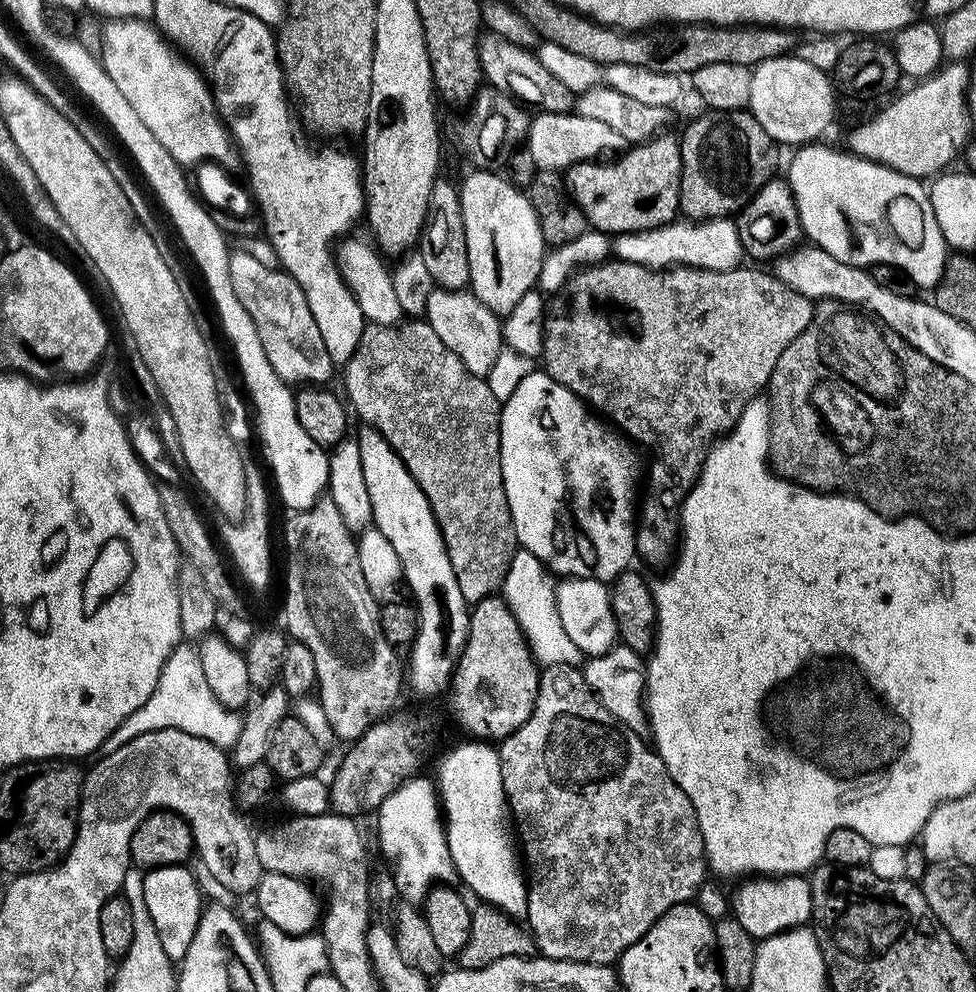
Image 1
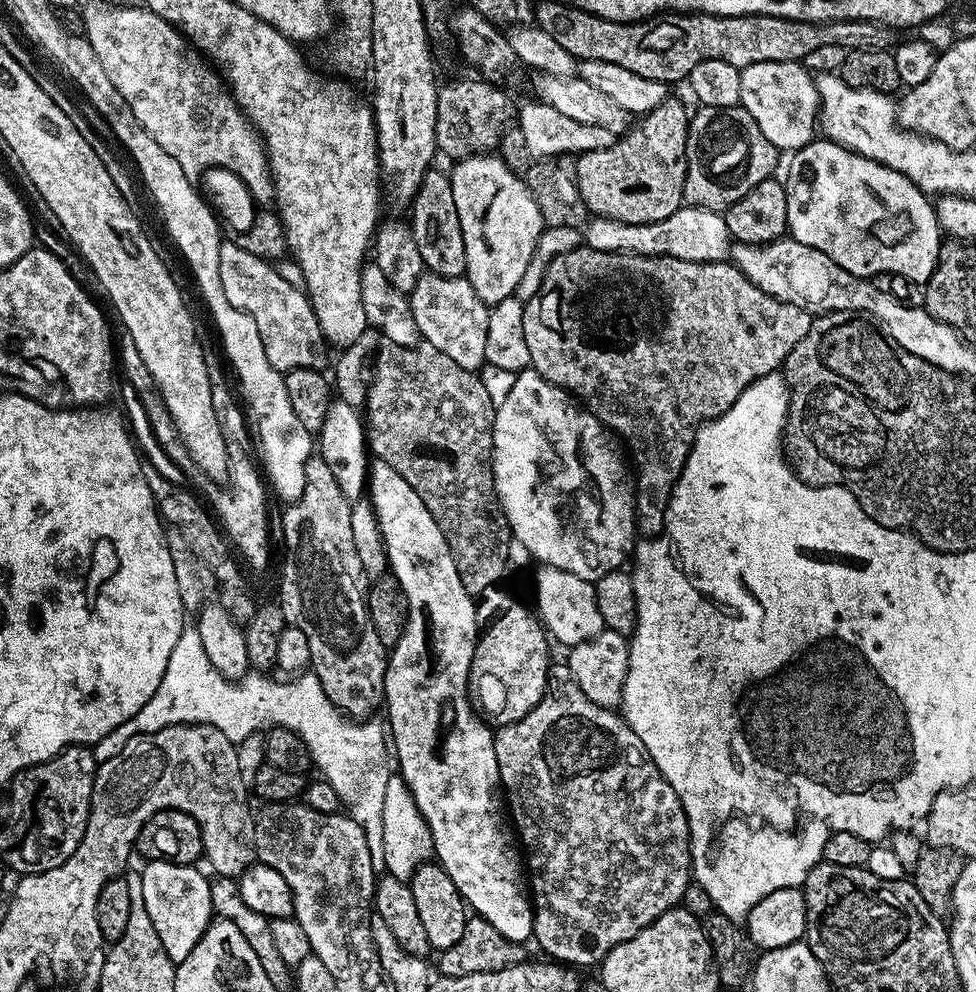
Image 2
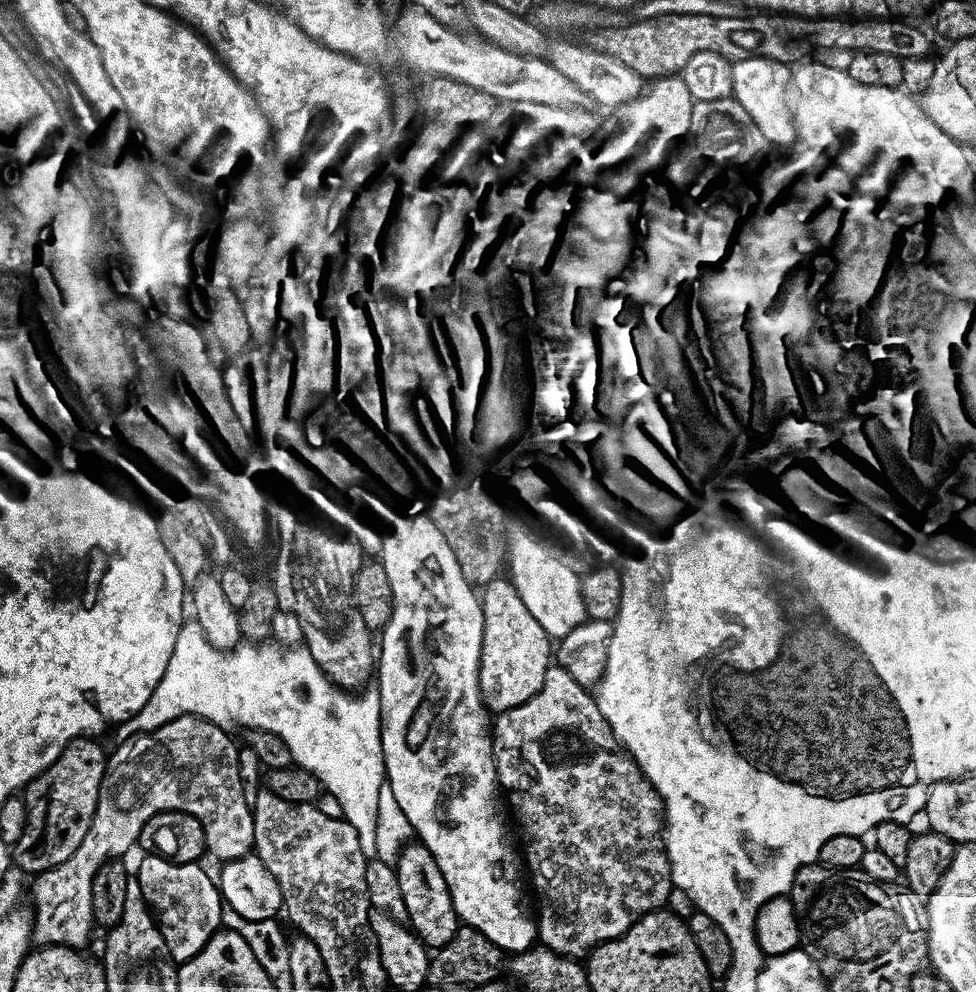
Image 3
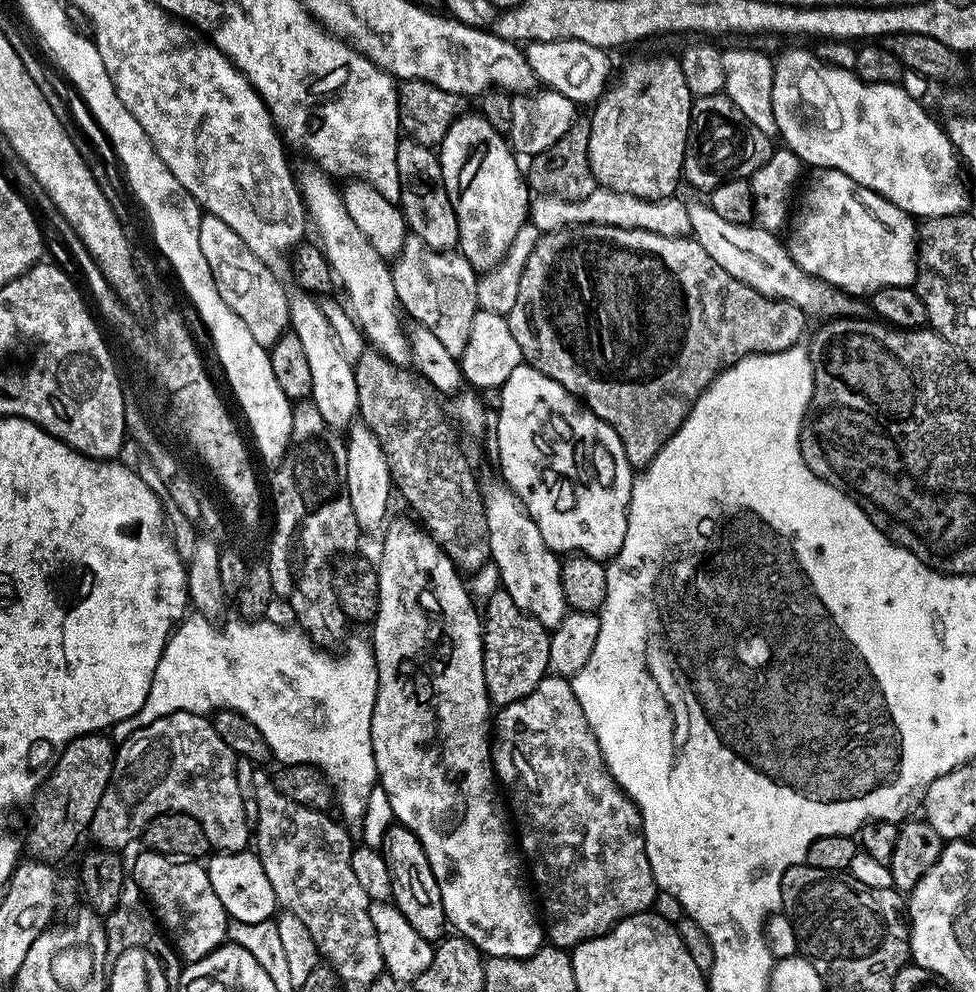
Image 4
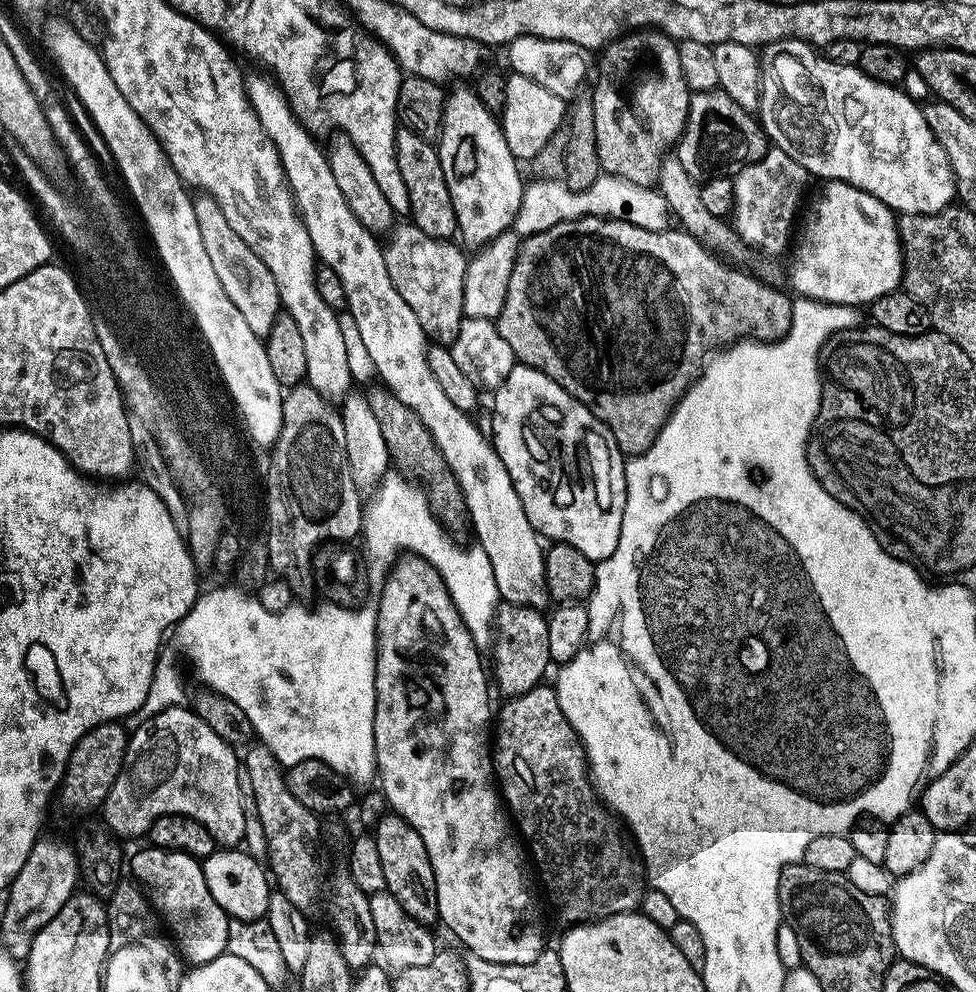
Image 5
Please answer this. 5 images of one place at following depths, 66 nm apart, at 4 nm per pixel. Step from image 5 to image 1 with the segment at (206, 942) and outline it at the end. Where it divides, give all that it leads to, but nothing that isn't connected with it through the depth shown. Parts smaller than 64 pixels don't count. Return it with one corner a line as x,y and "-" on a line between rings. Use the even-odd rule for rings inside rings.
184,866
154,868
144,872
146,907
158,932
159,941
173,962
184,959
186,950
190,950
190,941
194,939
194,930
198,930
200,914
206,904
202,899
199,886
191,871

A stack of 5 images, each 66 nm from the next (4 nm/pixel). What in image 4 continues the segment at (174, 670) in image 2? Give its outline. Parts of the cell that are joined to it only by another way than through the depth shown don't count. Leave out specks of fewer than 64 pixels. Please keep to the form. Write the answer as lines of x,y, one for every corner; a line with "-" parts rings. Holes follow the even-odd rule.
199,614
181,620
168,637
168,645
158,662
150,694
146,694
142,710
115,725
110,732
111,739
123,742
129,739
131,733
140,732
146,726
158,722
158,718
166,718
175,712
204,714
208,707
212,707
212,710
242,714
259,730
262,738
266,738
273,757
277,761
280,759
281,765
312,764
322,769
332,783
337,807
340,806
345,817
342,818
347,823
360,821
368,808
364,818
363,841
367,847
380,848
388,839
388,830
394,817
387,794
376,790
377,766
370,724
377,698
378,674
371,643
367,639
349,639
348,652
332,657
331,651
313,644
307,632
299,627
274,626
274,622
263,618
235,619
225,628
219,628
209,617

